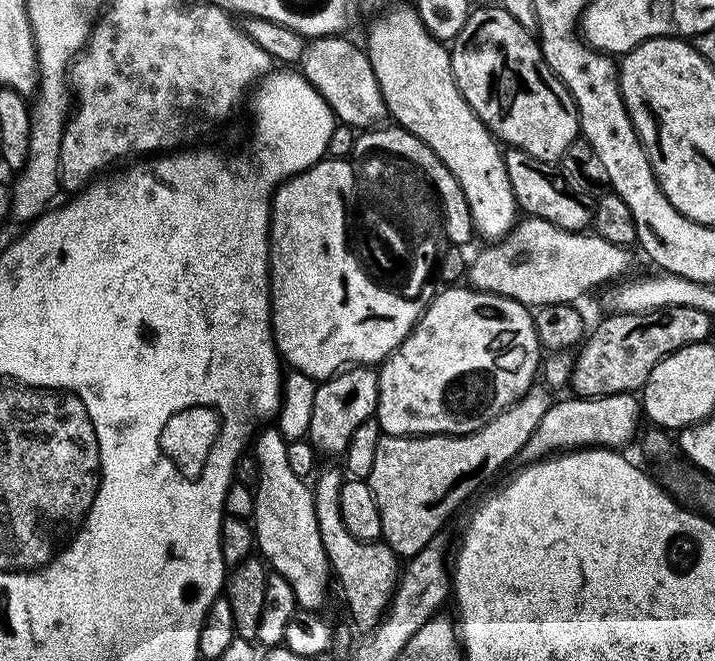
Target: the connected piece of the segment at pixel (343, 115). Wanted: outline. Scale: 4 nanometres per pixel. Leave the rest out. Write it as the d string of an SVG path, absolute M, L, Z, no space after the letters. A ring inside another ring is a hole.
M321 35L318 40L312 44L309 43L304 50L304 59L302 61L302 71L314 87L326 98L328 105L332 107L337 121L341 125L364 124L360 126L372 126L377 123L376 120L385 111L384 101L380 98L380 87L378 86L378 78L376 71L372 69L371 60L363 55L356 56L352 60L352 44L347 40L347 35Z

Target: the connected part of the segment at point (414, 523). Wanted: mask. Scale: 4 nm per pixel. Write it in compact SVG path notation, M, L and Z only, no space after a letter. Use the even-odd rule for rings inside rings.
M533 387L498 418L486 422L465 436L390 436L381 435L374 470L367 482L374 490L378 514L384 523L383 543L397 557L411 558L432 538L445 531L448 519L463 506L491 476L496 476L530 442L542 414L550 403L543 387ZM541 388L541 389L540 389ZM544 392L545 393L544 393Z

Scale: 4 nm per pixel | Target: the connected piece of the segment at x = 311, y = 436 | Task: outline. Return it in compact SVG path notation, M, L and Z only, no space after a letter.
M349 366L317 383L314 394L314 411L310 414L307 439L316 446L317 453L336 456L347 453L350 438L362 422L373 419L380 393L380 373L372 366Z

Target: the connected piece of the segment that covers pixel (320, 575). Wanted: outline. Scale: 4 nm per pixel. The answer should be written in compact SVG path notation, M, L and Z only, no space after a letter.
M272 426L259 432L260 429L254 436L254 459L260 471L254 482L256 548L269 569L290 582L301 609L320 610L328 600L328 583L333 583L334 573L322 546L316 497L306 481L294 474L288 453L289 441L284 439L279 427Z

